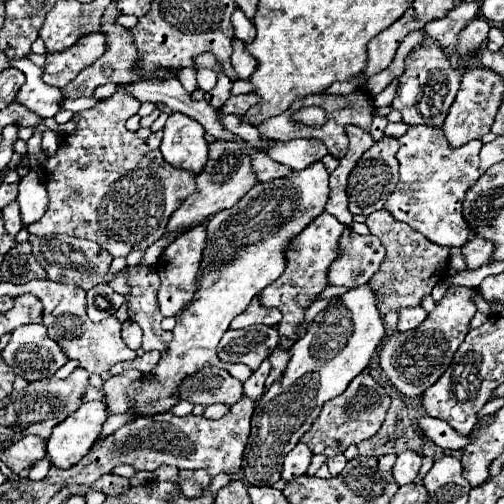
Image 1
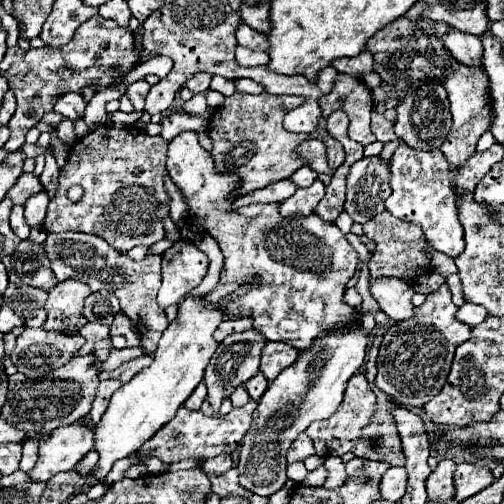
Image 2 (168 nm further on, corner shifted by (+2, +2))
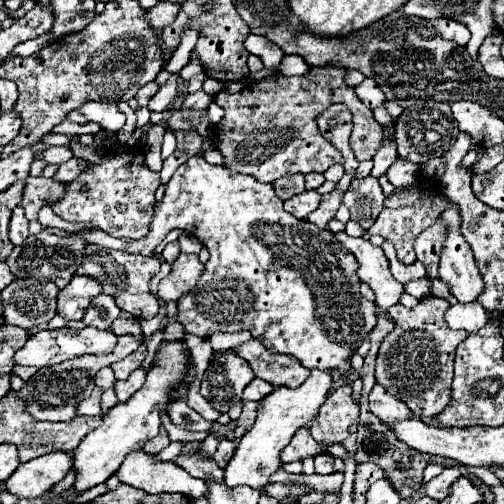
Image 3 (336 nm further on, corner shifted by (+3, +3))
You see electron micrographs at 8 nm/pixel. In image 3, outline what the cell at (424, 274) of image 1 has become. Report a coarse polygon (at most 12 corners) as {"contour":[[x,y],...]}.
{"contour":[[382,209],[368,233],[396,247],[398,261],[416,261],[416,237],[432,209]]}

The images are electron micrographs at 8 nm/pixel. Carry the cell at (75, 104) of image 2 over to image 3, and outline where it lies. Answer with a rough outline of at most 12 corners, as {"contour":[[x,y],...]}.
{"contour":[[86,101],[78,113],[98,123],[104,131],[117,133],[126,117],[116,103]]}

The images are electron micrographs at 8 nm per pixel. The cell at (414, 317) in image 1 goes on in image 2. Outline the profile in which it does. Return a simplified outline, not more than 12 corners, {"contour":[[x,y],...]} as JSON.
{"contour":[[369,278],[369,292],[395,322],[413,316],[411,284]]}

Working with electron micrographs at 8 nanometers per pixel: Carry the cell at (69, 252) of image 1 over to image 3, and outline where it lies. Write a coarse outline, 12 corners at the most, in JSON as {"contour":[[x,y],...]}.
{"contour":[[126,251],[86,257],[86,269],[136,319],[158,313],[154,257]]}

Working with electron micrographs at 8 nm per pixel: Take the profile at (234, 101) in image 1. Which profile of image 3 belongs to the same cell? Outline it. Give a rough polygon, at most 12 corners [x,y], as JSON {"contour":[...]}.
{"contour":[[342,67],[220,91],[216,149],[262,183],[342,163],[316,117],[352,111],[372,159],[382,127]]}

